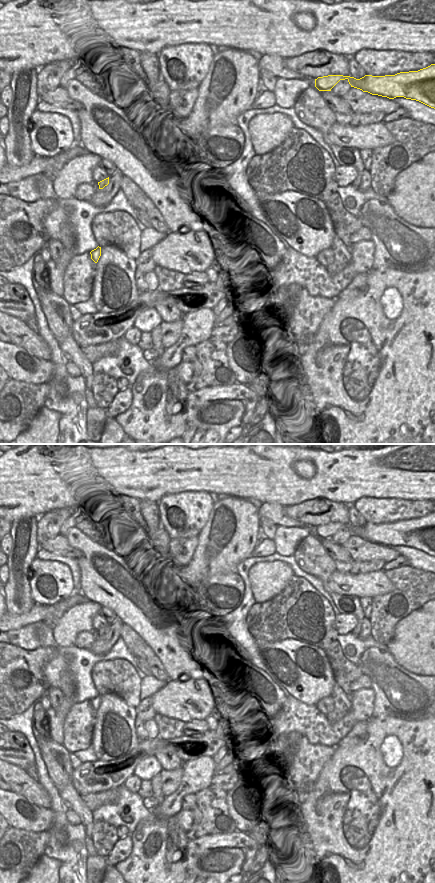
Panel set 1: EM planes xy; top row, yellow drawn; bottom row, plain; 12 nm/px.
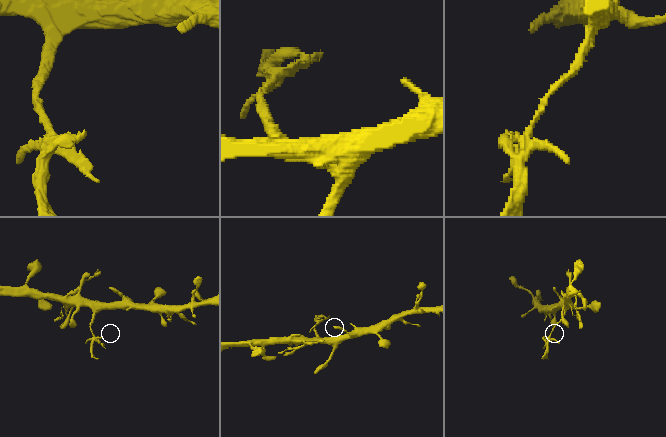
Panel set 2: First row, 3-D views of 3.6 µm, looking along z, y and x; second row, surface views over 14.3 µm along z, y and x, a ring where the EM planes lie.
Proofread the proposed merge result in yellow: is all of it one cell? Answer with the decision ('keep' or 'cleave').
cleave

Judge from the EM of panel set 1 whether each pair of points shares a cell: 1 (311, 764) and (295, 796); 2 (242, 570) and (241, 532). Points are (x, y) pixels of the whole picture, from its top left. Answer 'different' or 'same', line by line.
1: same
2: different

